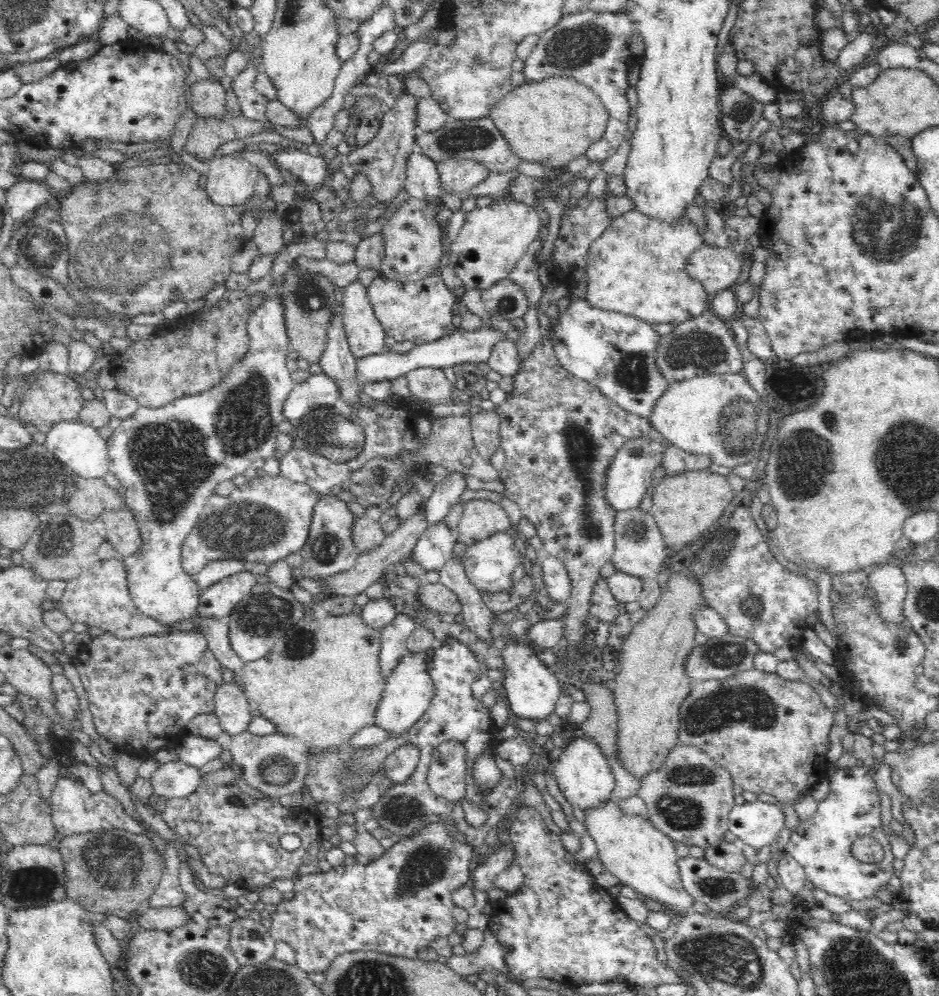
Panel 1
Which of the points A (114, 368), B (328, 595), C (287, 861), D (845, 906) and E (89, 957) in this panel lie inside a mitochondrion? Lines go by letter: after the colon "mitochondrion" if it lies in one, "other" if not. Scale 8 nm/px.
A: other
B: other
C: other
D: other
E: other

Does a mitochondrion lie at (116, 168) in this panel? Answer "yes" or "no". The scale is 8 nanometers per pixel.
no

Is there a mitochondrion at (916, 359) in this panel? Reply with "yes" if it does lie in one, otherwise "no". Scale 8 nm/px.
no

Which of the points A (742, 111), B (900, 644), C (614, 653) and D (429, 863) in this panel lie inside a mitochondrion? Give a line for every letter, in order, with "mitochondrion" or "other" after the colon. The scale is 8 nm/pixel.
A: mitochondrion
B: mitochondrion
C: other
D: mitochondrion

